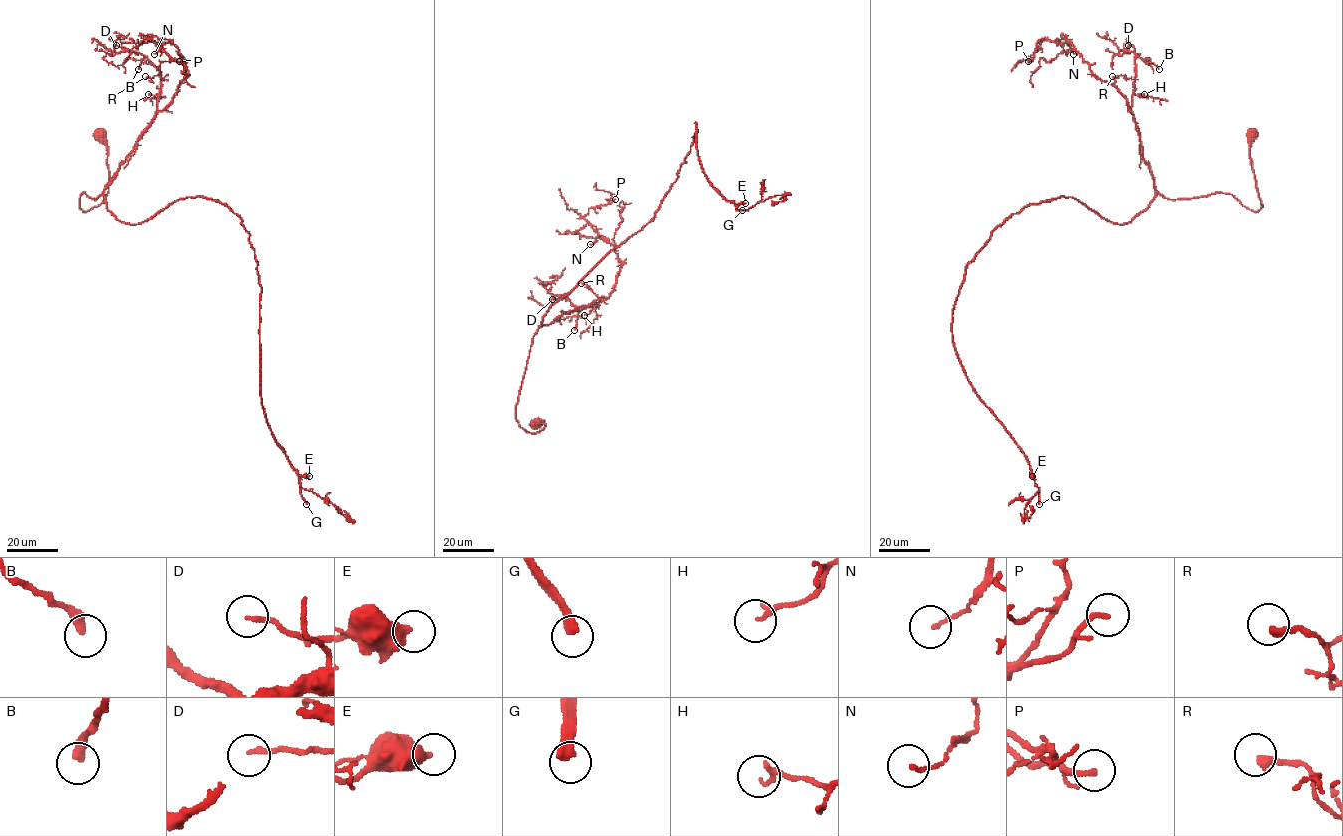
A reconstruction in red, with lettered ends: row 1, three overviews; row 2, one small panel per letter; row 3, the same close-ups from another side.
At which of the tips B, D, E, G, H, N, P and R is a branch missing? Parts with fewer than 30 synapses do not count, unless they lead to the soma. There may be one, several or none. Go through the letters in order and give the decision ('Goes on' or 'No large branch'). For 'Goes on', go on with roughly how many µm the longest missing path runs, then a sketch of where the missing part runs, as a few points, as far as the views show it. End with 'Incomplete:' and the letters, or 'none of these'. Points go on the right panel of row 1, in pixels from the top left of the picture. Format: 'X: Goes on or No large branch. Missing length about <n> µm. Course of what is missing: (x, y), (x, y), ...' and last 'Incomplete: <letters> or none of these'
B: No large branch
D: No large branch
E: No large branch
G: Goes on. Missing length about 50 µm. Course of what is missing: (1039, 504), (1037, 515), (1029, 522), (1011, 518), (1005, 531), (993, 533), (983, 550), (973, 555)
H: No large branch
N: No large branch
P: No large branch
R: No large branch
Incomplete: G

